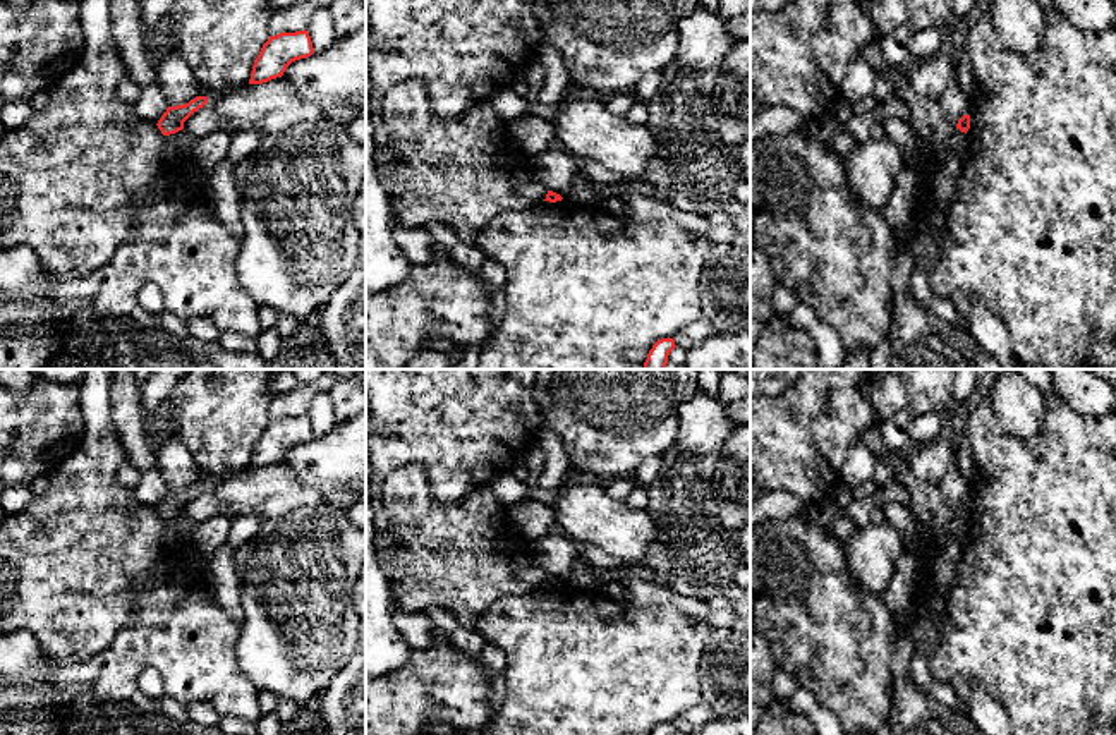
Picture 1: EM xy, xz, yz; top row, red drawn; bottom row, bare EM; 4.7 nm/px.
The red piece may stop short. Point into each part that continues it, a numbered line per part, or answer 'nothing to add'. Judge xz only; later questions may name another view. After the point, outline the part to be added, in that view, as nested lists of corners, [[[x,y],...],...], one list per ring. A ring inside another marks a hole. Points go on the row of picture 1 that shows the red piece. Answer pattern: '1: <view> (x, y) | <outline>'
nothing to add

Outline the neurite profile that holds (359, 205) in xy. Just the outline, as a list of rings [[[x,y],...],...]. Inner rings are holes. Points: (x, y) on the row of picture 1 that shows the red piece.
[[[366,175],[354,201],[354,222],[361,234],[355,266],[319,313],[323,342],[342,369],[366,369]]]

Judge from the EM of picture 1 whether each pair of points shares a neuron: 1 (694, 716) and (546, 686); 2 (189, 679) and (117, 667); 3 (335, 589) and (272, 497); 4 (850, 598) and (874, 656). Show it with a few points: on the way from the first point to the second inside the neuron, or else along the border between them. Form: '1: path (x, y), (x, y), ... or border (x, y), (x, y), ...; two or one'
1: border (701, 701), (679, 716); two
2: path (172, 662), (134, 660); one
3: border (308, 502), (265, 521); two
4: path (850, 612), (850, 632), (861, 643); one

